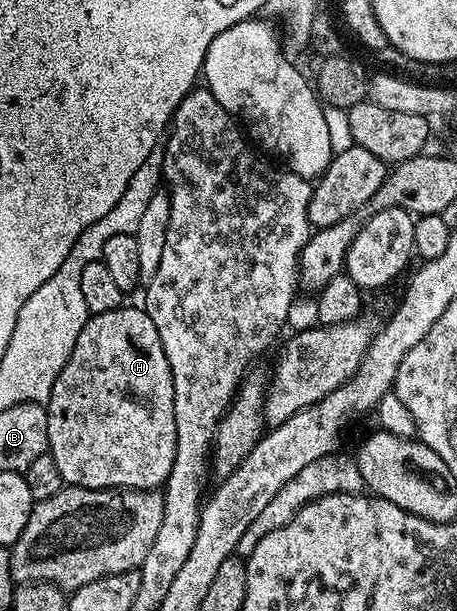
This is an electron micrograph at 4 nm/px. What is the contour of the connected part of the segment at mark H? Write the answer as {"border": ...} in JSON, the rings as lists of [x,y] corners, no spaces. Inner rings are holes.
{"border":[[[123,305],[108,313],[91,315],[86,320],[84,329],[80,329],[80,337],[76,337],[76,345],[64,369],[60,369],[60,377],[56,377],[56,385],[52,385],[50,400],[44,406],[48,417],[48,453],[60,469],[63,484],[101,491],[106,491],[109,487],[131,487],[134,491],[152,491],[161,488],[166,482],[168,473],[172,473],[172,461],[176,457],[176,413],[174,412],[172,369],[164,353],[160,333],[156,325],[152,325],[152,317],[148,317],[148,313],[141,306]]]}

